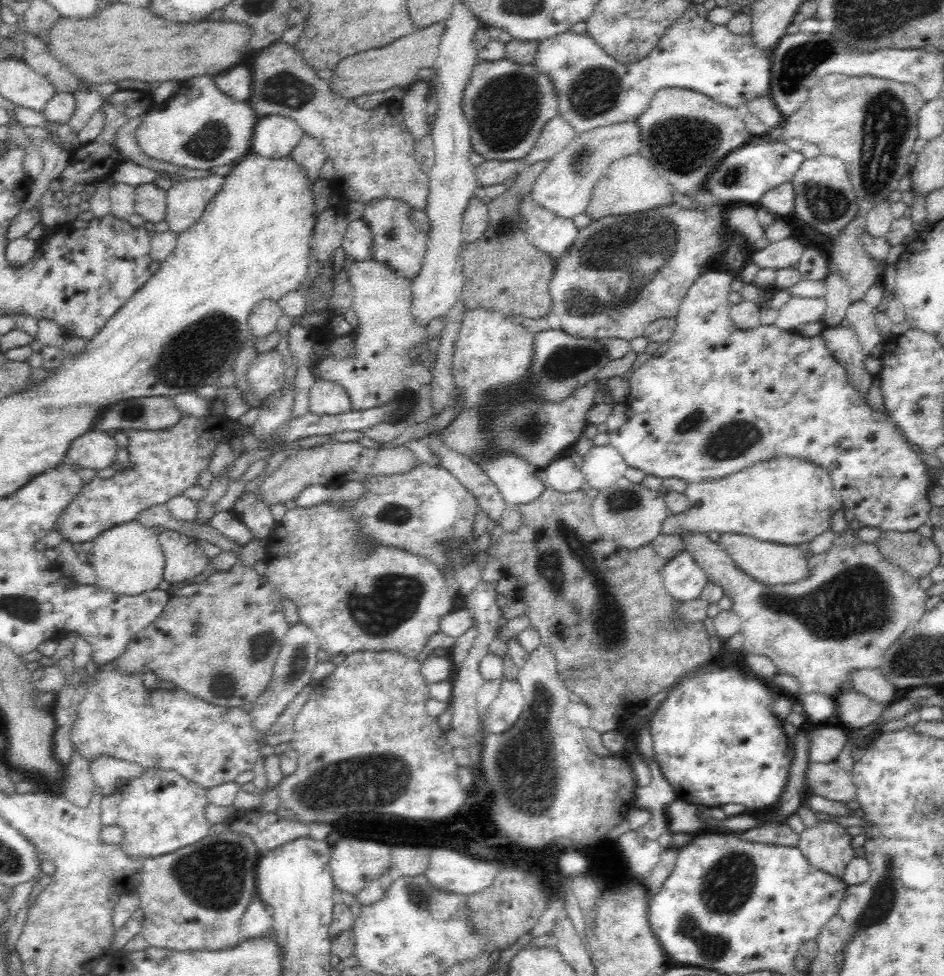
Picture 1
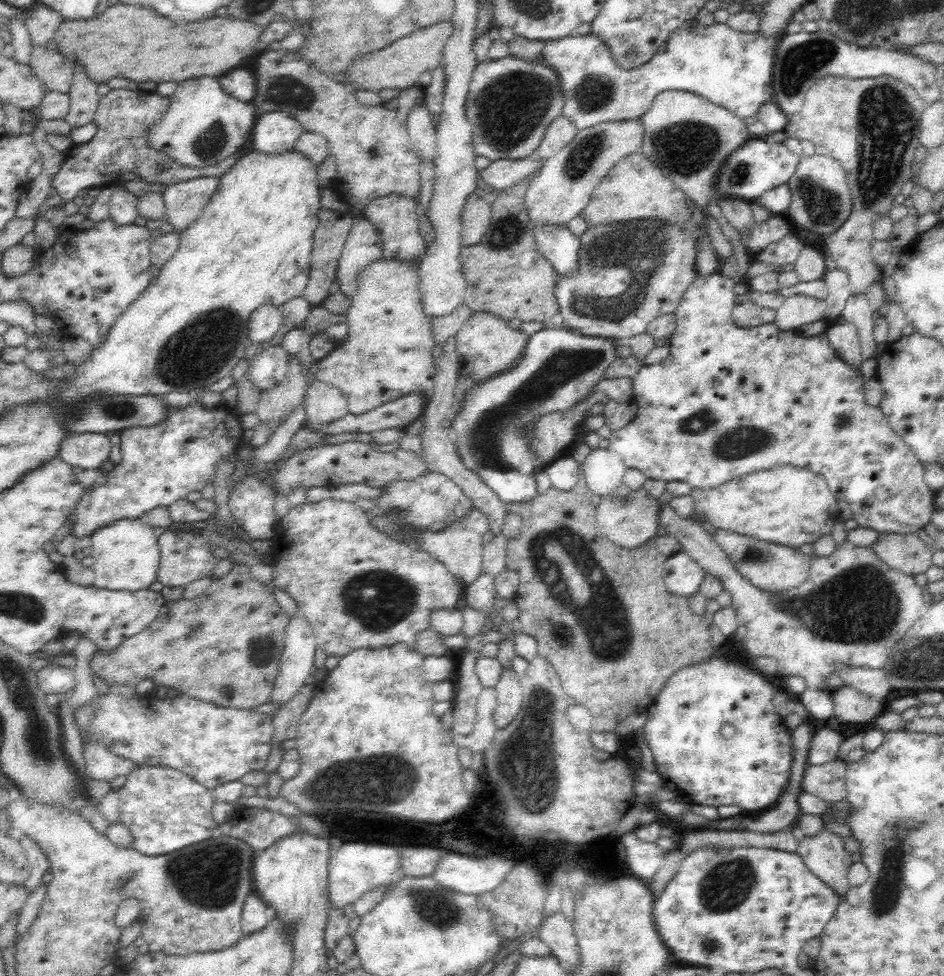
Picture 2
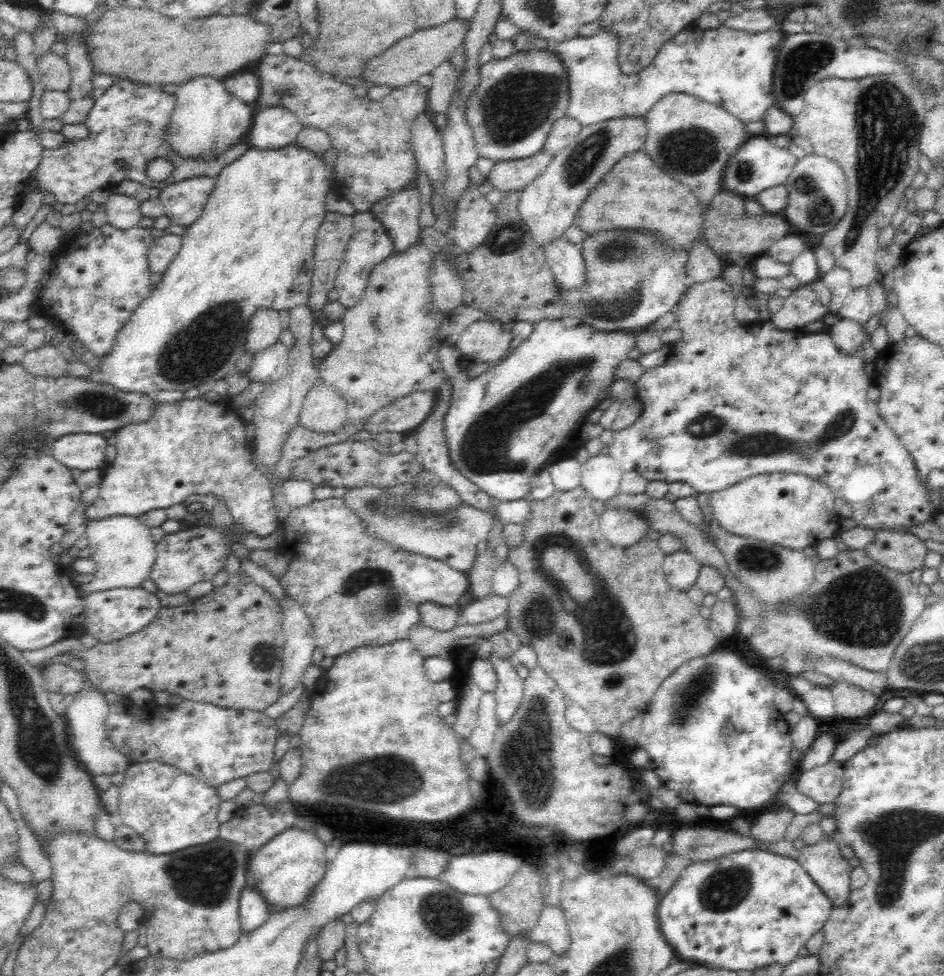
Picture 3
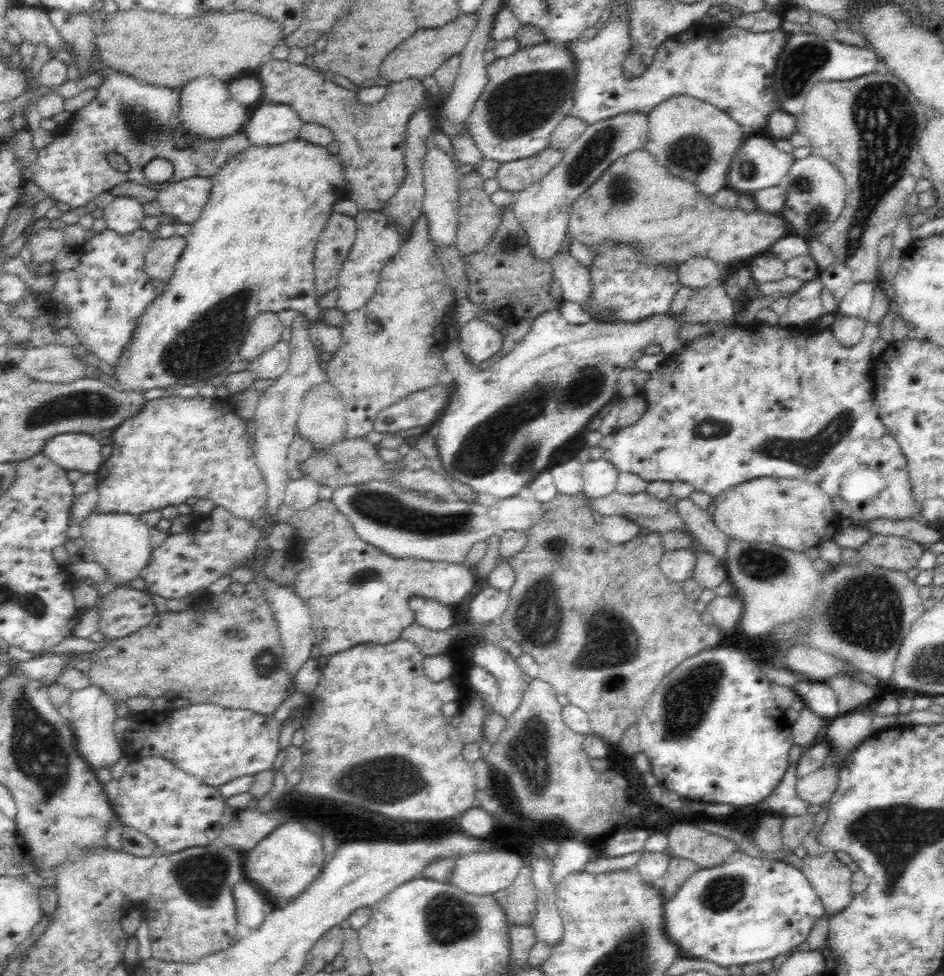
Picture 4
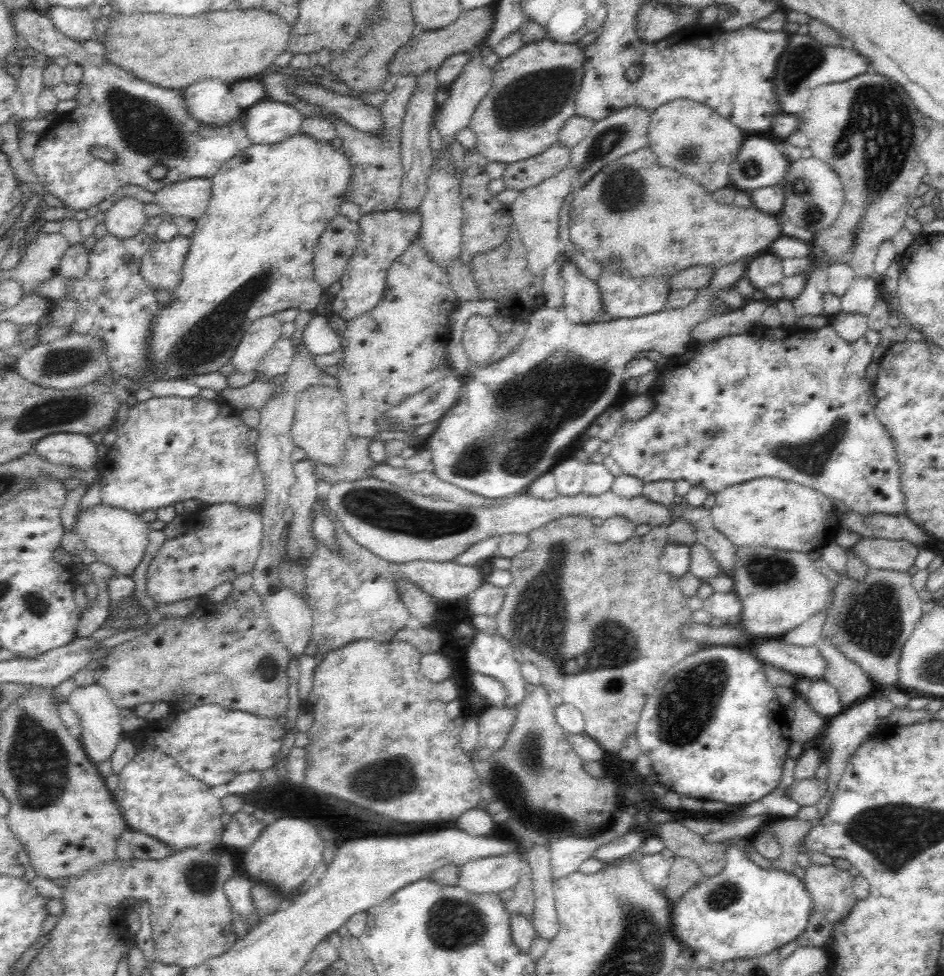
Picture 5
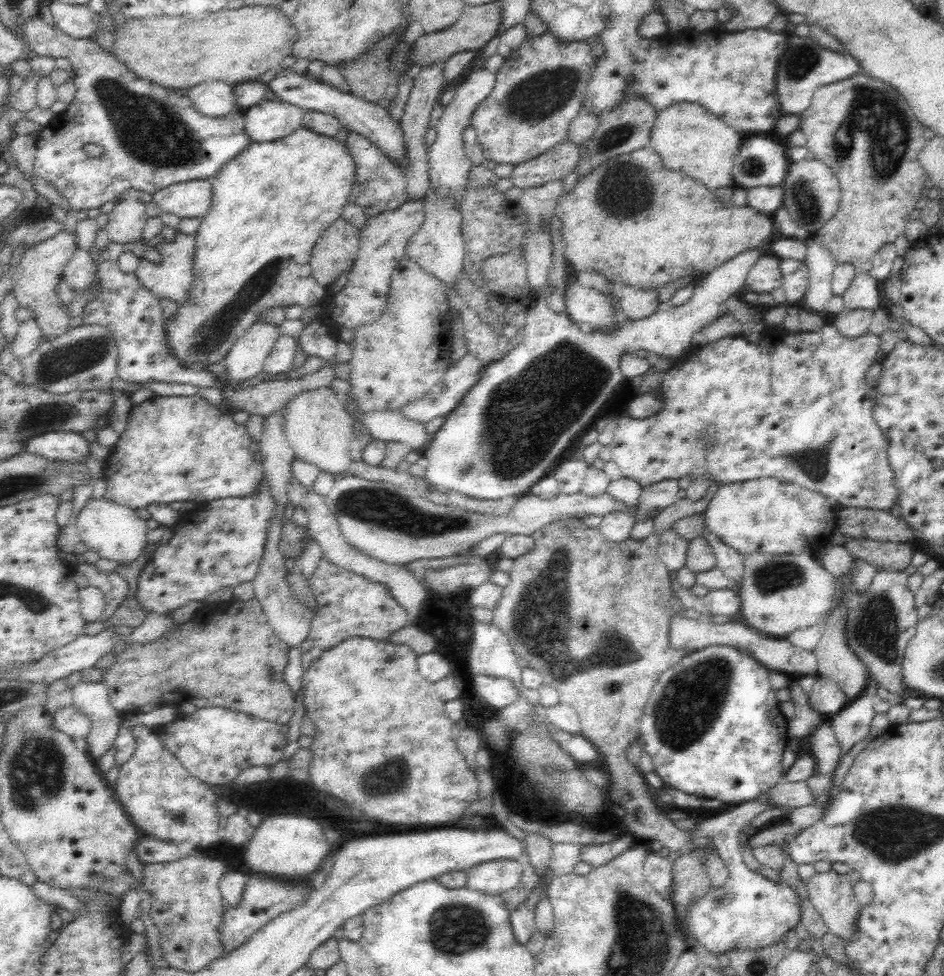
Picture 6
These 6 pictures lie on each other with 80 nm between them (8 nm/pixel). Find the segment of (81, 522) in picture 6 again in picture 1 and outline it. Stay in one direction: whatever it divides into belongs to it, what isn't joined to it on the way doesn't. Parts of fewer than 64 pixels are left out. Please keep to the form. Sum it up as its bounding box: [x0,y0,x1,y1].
[93,520,165,595]

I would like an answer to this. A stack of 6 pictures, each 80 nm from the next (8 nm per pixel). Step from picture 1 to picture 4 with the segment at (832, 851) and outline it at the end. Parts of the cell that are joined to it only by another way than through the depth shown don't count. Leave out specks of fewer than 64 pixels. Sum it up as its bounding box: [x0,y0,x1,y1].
[801,850,852,918]

